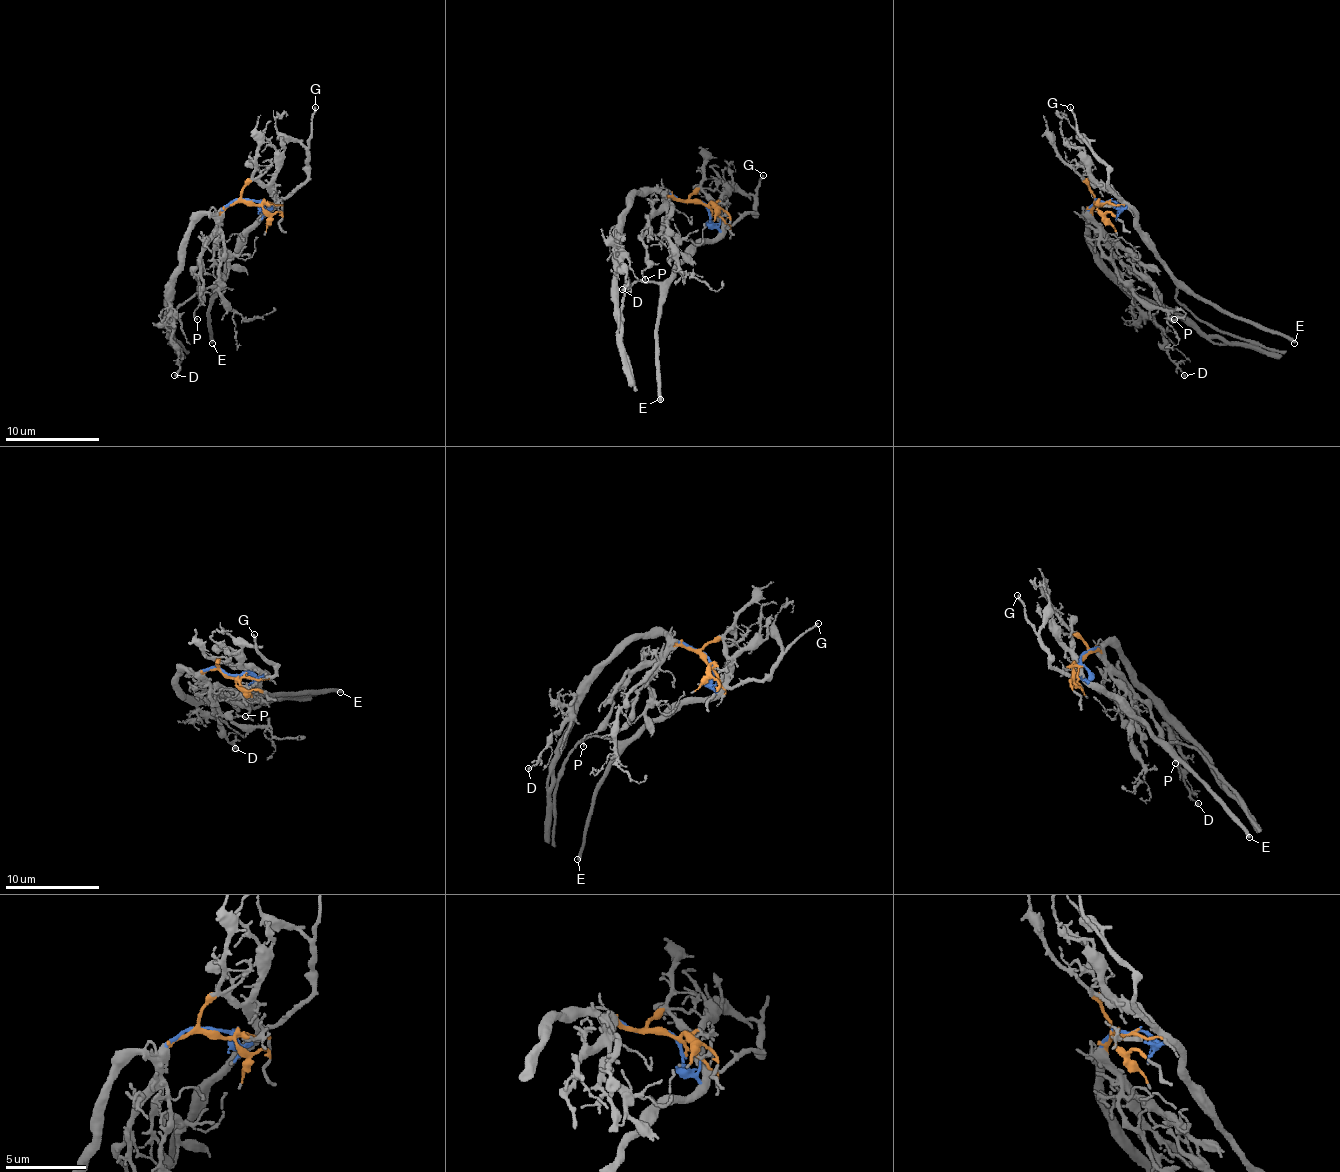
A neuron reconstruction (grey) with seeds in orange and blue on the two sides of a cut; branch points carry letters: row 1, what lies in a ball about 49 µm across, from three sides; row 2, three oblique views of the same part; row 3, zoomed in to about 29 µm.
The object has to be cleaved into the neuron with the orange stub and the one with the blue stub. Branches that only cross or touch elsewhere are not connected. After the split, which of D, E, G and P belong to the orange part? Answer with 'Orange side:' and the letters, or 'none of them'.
Orange side: D, P

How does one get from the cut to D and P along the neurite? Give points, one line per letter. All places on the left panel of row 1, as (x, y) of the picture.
D: (255, 202), (234, 202), (215, 214), (203, 214), (189, 233), (184, 261), (170, 301), (180, 371), (175, 376)
P: (255, 202), (234, 202), (224, 209), (220, 223), (208, 238), (194, 273), (198, 289), (194, 313), (196, 320)

